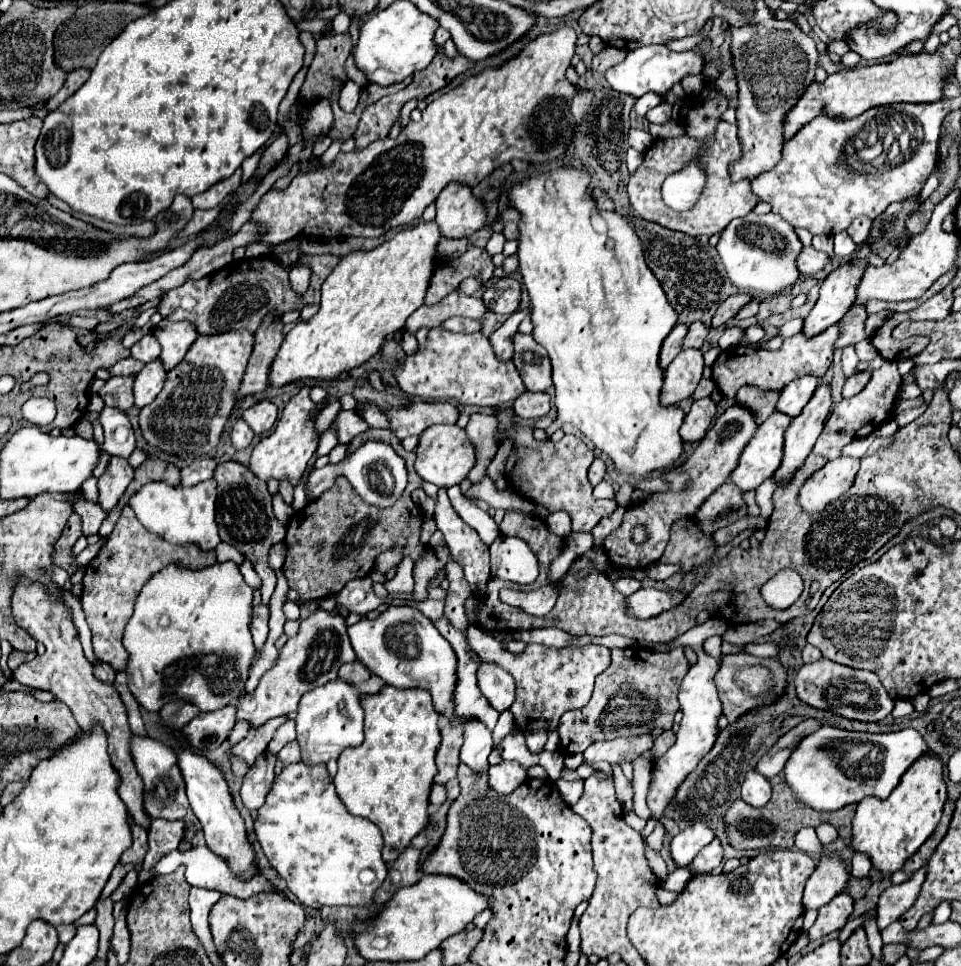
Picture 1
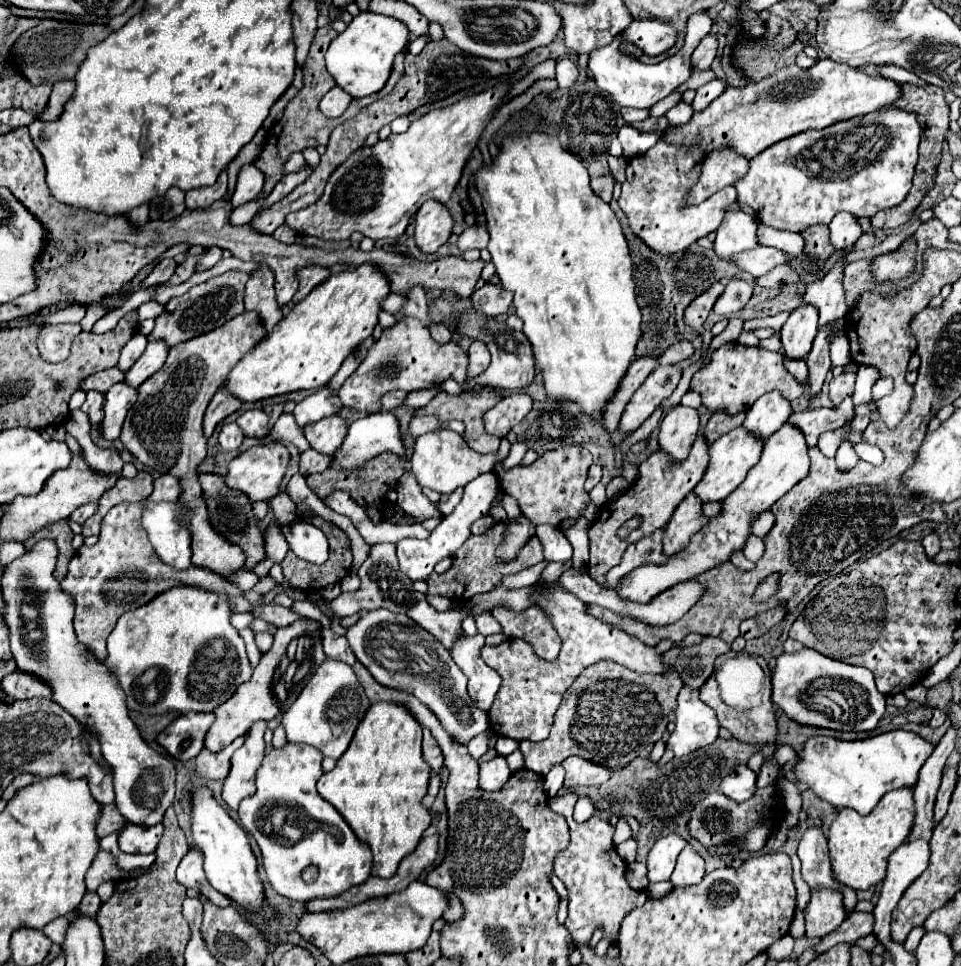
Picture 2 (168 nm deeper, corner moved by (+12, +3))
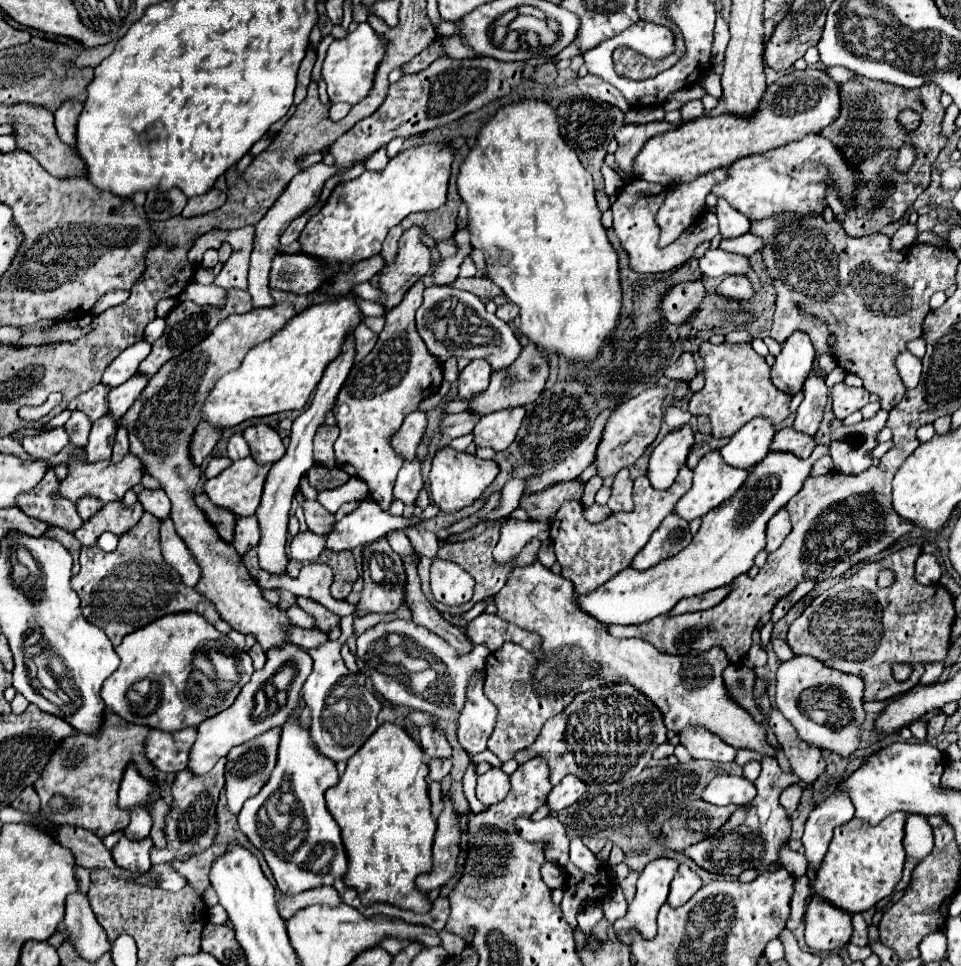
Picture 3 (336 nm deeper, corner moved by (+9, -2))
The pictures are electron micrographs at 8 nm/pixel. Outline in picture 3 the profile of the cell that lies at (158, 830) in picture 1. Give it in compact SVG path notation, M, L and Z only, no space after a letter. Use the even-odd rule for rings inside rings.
M121 838L115 848L111 850L113 860L117 862L117 866L133 870L133 872L145 872L151 868L149 862L149 852L153 848L153 840L151 838L143 838L143 840L129 840L129 838Z

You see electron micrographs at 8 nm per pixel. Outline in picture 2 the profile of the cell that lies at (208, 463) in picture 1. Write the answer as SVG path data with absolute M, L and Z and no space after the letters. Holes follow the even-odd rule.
M162 475L158 479L154 479L154 491L148 497L148 501L160 503L160 501L176 501L180 495L180 487L176 483L176 479L172 479L172 475Z

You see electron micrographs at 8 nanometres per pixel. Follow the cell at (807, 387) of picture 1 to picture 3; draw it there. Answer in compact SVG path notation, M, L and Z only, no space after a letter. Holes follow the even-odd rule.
M757 416L735 432L735 436L731 436L729 444L721 448L721 456L735 468L753 468L769 454L767 448L771 448L773 436L775 424L763 416Z

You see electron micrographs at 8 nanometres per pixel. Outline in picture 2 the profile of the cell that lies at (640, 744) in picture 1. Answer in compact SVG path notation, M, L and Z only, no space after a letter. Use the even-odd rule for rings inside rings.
M568 757L562 763L566 777L564 777L564 789L576 789L576 787L592 787L592 785L602 785L612 771L596 765L596 763L588 763L584 759L576 759L576 757Z

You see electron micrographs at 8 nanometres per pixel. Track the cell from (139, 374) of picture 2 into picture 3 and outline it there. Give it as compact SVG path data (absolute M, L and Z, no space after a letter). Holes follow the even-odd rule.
M137 372L127 382L123 382L121 386L111 390L111 394L109 394L109 412L115 416L115 420L119 420L129 410L129 406L139 398L139 394L147 386L147 382L149 382L149 378L139 376L139 372Z

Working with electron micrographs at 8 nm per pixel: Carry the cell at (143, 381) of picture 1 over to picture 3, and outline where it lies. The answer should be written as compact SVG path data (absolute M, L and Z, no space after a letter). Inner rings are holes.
M107 412L99 420L95 420L89 442L85 446L87 450L87 462L97 462L97 460L109 460L111 458L111 448L115 442L115 432L117 432L117 422L111 420L111 414Z

